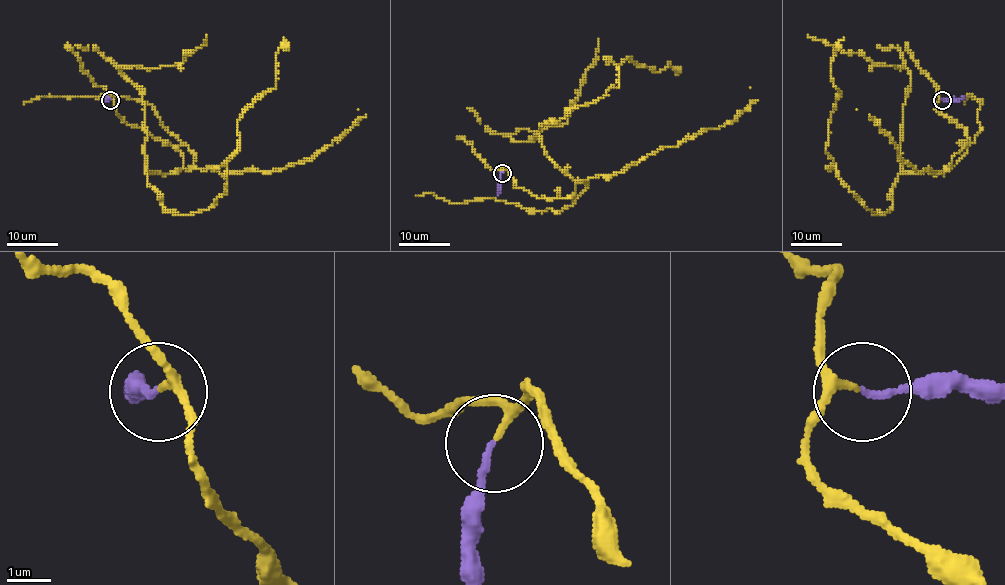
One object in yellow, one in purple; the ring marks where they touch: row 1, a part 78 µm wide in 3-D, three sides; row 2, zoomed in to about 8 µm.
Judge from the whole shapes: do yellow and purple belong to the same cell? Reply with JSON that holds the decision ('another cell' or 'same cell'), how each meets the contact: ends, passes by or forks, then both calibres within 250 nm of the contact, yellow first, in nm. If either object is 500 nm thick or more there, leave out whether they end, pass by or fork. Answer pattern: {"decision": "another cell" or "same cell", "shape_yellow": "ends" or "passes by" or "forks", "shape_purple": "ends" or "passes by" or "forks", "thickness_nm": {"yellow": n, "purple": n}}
{"decision": "same cell", "shape_yellow": "passes by", "shape_purple": "ends", "thickness_nm": {"yellow": 170, "purple": 150}}

